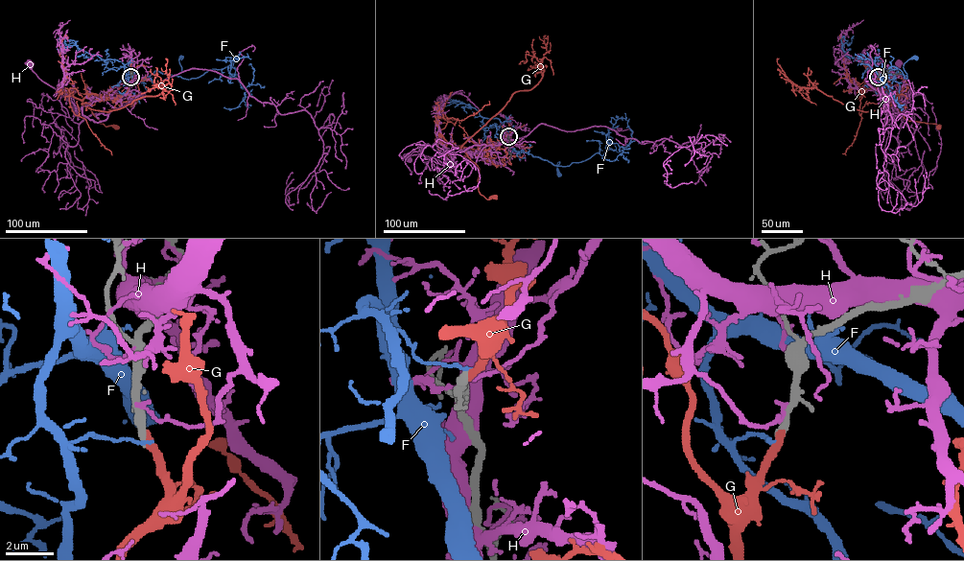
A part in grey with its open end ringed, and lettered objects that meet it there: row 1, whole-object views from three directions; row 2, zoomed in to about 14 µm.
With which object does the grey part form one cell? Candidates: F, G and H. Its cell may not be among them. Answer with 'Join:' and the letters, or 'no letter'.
Join: G

